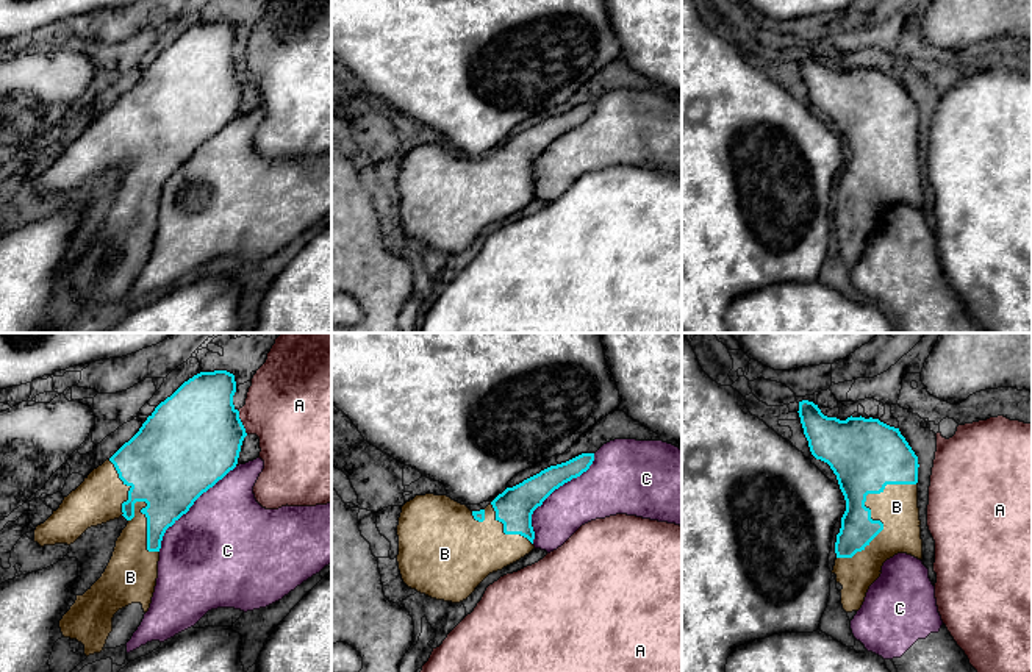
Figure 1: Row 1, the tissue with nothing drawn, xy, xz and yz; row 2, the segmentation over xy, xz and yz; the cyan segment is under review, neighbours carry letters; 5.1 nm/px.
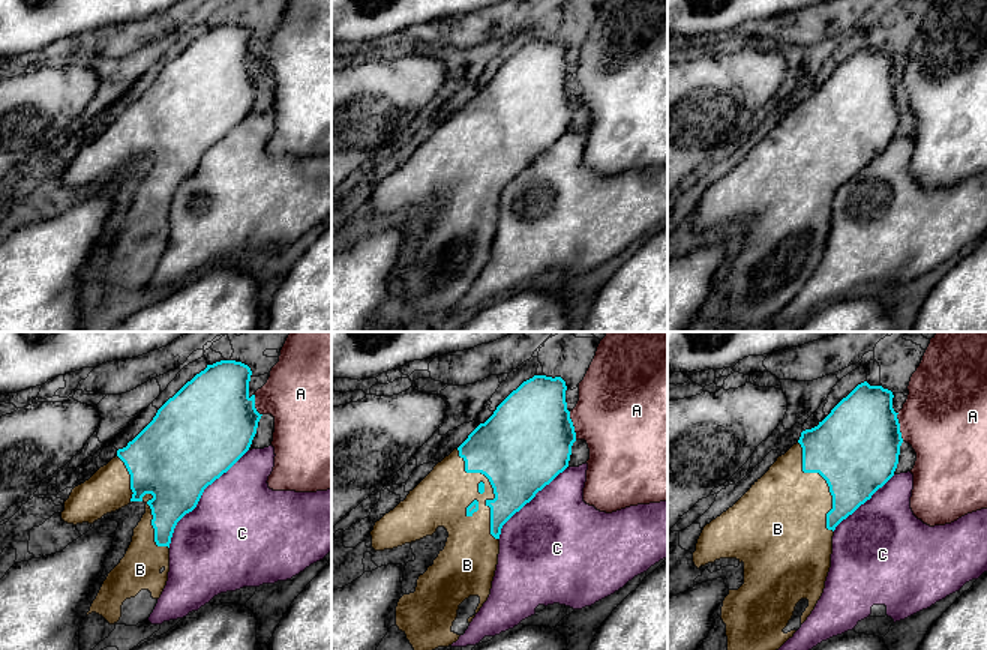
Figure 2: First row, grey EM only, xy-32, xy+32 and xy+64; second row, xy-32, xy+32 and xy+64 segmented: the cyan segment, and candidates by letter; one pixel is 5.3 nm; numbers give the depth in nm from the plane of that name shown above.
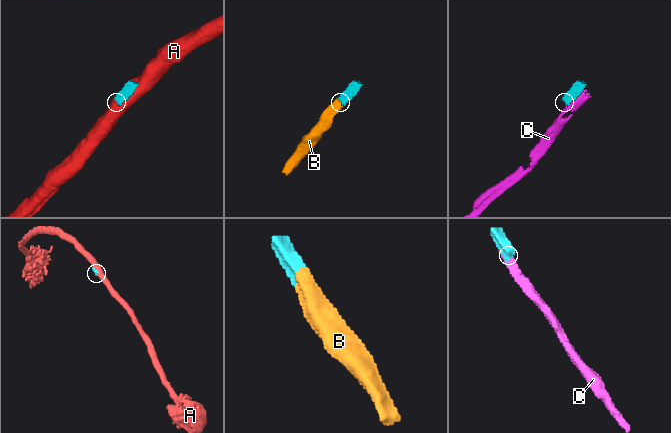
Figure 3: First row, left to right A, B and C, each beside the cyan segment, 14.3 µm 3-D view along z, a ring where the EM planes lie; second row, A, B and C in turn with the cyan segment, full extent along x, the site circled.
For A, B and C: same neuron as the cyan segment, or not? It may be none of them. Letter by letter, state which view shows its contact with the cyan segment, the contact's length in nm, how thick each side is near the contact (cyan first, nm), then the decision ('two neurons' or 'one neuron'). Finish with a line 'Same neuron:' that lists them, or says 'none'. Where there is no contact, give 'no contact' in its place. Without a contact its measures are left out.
A: xy | 130 nm | 480/420 nm | two neurons
B: yz | 550 nm | 300/220 nm | one neuron
C: xz | 550 nm | 190/260 nm | two neurons
Same neuron: B

